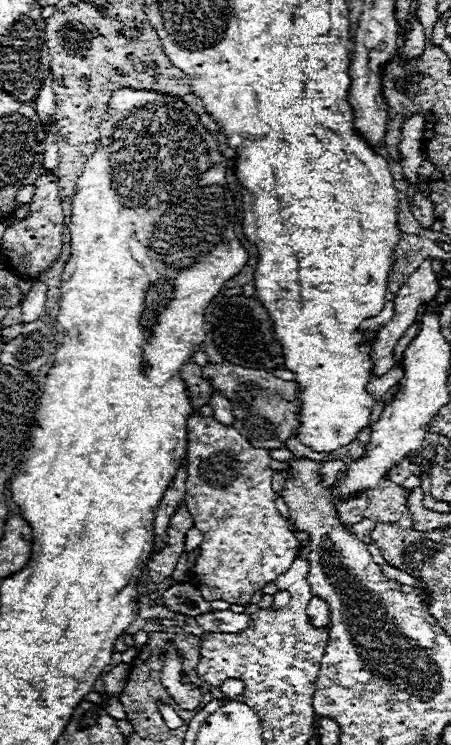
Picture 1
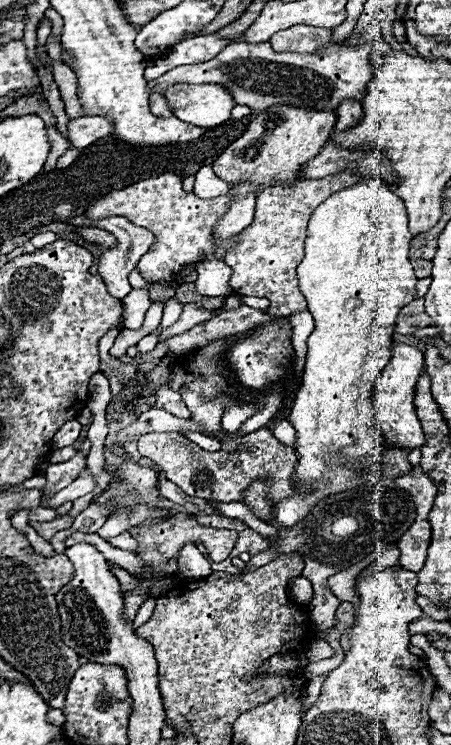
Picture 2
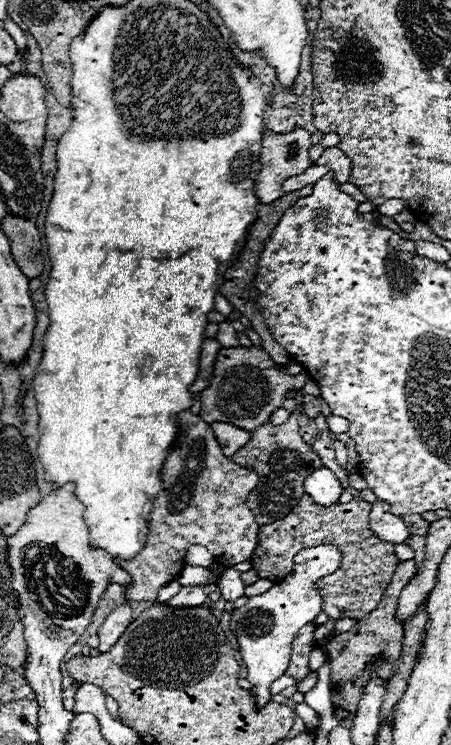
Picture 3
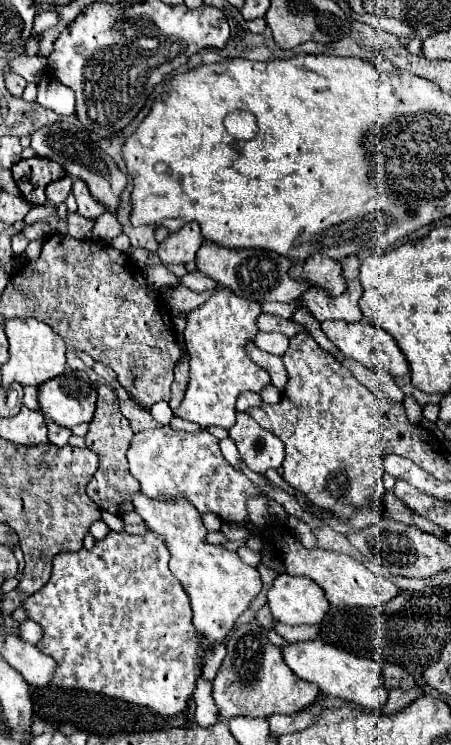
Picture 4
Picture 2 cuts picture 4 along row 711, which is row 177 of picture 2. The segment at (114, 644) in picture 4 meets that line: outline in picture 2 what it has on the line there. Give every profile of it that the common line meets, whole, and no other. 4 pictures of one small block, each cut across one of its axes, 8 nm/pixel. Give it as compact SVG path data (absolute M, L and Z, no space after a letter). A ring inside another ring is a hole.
M164 172L154 178L130 184L122 190L112 190L104 196L98 196L84 212L84 216L94 222L108 216L124 216L134 226L154 232L152 248L138 262L138 272L148 282L176 282L184 268L204 262L210 254L214 254L218 260L224 260L224 256L238 244L238 234L224 240L214 240L212 236L218 220L230 210L234 198L224 194L220 198L202 200L196 194L184 192L182 180L182 174L178 172Z

